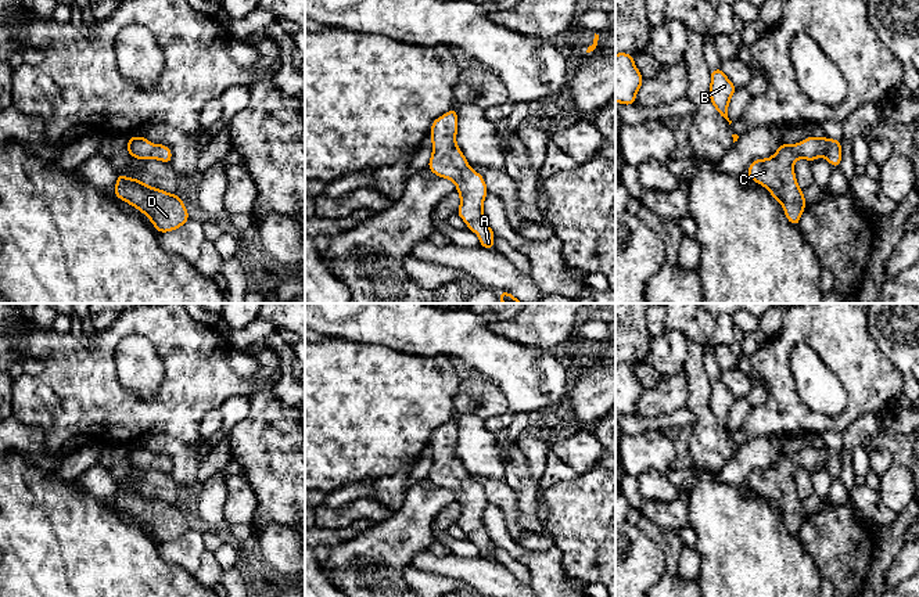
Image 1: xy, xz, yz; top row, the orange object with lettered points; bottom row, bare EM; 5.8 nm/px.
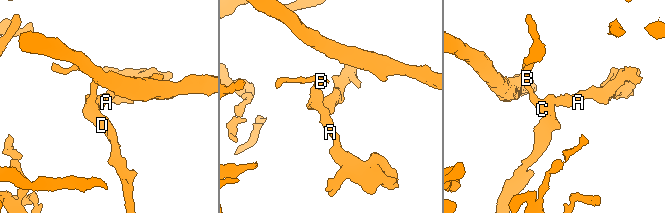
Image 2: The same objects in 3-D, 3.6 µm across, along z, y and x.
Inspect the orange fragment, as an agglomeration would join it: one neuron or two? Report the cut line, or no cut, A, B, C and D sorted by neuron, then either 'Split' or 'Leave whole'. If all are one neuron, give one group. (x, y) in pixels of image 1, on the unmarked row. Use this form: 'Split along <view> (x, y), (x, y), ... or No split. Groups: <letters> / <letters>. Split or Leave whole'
No split. Groups: A B C D. Leave whole

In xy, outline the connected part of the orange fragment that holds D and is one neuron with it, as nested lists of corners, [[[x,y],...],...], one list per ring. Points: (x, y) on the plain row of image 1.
[[[116,483],[116,486],[114,504],[143,522],[158,543],[173,542],[190,529],[186,515],[177,504],[150,497],[139,489],[126,488],[123,483]]]

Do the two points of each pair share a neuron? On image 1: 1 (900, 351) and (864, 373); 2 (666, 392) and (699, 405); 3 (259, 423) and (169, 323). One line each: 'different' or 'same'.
1: different
2: different
3: different

